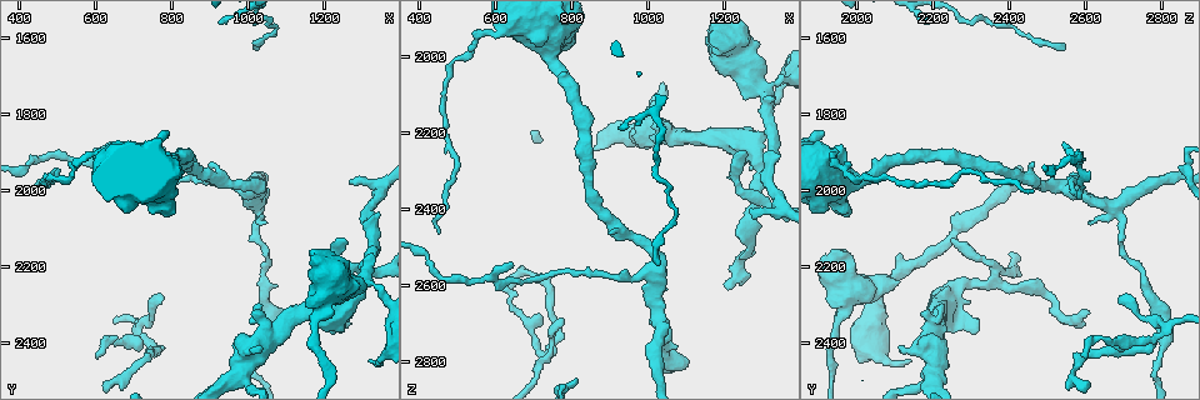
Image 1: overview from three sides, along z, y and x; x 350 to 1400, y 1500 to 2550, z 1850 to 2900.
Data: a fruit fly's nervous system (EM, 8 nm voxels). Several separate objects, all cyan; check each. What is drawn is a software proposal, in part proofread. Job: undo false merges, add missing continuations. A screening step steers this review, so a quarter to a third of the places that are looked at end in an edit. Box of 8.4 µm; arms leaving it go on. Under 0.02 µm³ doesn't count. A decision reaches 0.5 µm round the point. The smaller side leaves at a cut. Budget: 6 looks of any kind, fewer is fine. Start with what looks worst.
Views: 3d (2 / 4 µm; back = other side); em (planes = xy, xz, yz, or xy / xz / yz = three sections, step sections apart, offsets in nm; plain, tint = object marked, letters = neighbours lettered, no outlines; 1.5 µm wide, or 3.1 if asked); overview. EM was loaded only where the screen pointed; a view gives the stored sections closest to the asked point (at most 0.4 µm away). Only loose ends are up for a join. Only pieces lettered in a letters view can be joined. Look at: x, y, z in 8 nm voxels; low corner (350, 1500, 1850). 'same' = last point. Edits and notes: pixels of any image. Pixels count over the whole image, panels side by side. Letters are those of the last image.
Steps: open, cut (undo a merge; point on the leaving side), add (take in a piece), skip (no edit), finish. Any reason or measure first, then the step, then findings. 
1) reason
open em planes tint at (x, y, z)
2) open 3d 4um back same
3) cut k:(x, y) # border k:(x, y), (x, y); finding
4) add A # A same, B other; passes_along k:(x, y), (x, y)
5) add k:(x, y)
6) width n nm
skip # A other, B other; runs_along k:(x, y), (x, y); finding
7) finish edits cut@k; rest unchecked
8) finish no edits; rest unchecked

thin end
open 3d 4um at (455, 2005, 2455)

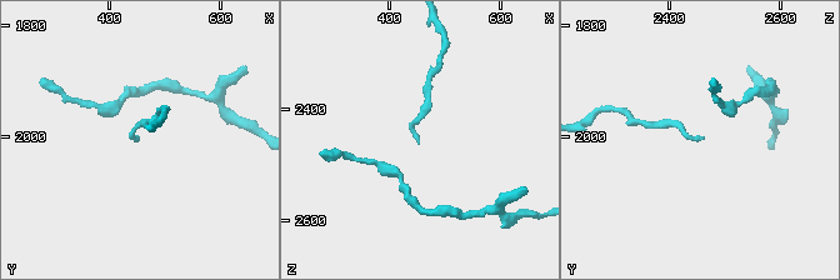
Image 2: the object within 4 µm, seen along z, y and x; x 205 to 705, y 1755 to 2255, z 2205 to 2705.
shape alone is not enough
open em planes tint at (455, 2005, 2460)

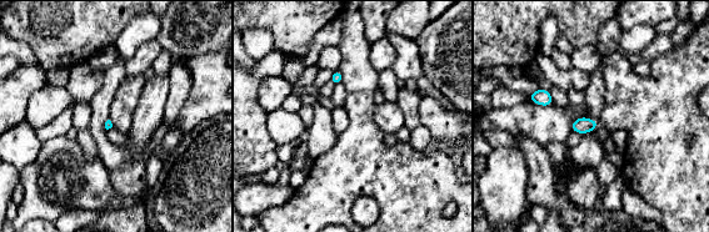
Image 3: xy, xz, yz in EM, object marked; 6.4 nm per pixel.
see the neighbours
open em planes letters same

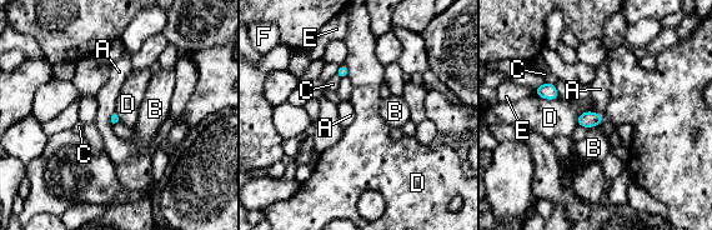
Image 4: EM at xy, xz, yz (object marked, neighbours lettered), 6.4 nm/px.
skip # A other, B other, C other, D other, E other, F other; border 4:(590, 110), (578, 116), (577, 124); no lettered piece goes on from it

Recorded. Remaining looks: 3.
open 3d 4um at (1035, 2300, 2215)

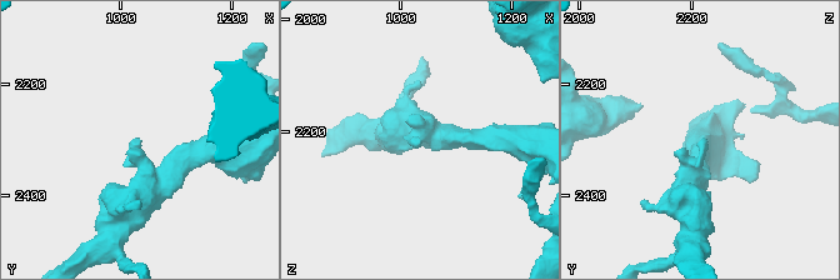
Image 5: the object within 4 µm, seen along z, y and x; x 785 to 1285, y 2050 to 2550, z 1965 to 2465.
open em xy step 4 letters at (1040, 2300, 2220)

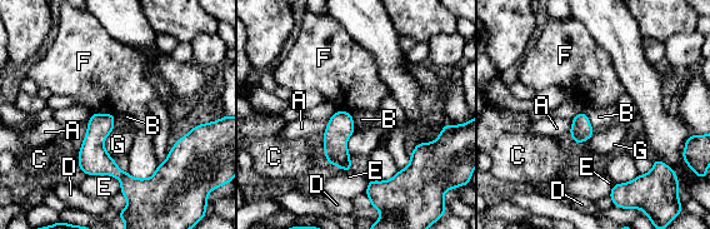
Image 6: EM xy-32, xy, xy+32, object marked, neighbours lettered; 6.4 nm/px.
open em planes letters same

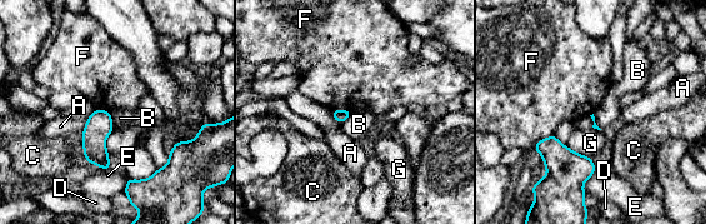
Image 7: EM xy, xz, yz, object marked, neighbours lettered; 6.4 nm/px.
skip # A other, B other, C other, D other, E other, F other, G other; border 7:(106, 109), (114, 127); none of them fits

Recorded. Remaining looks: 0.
finish no edits; rest unchecked

